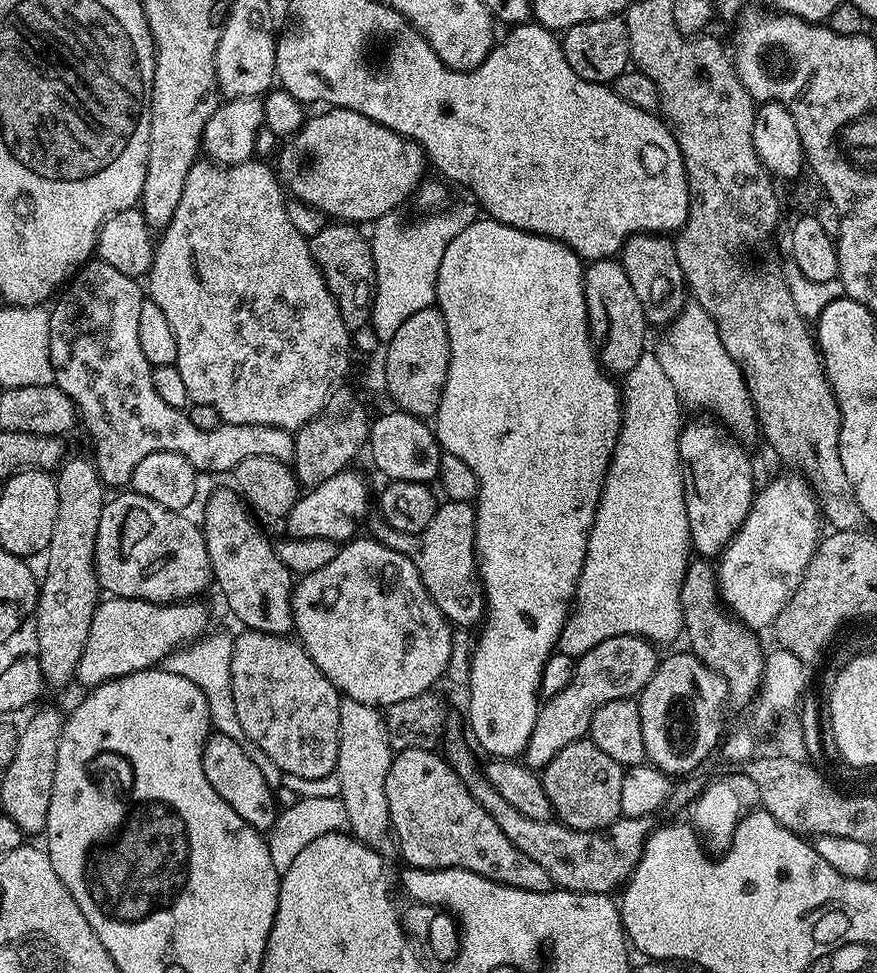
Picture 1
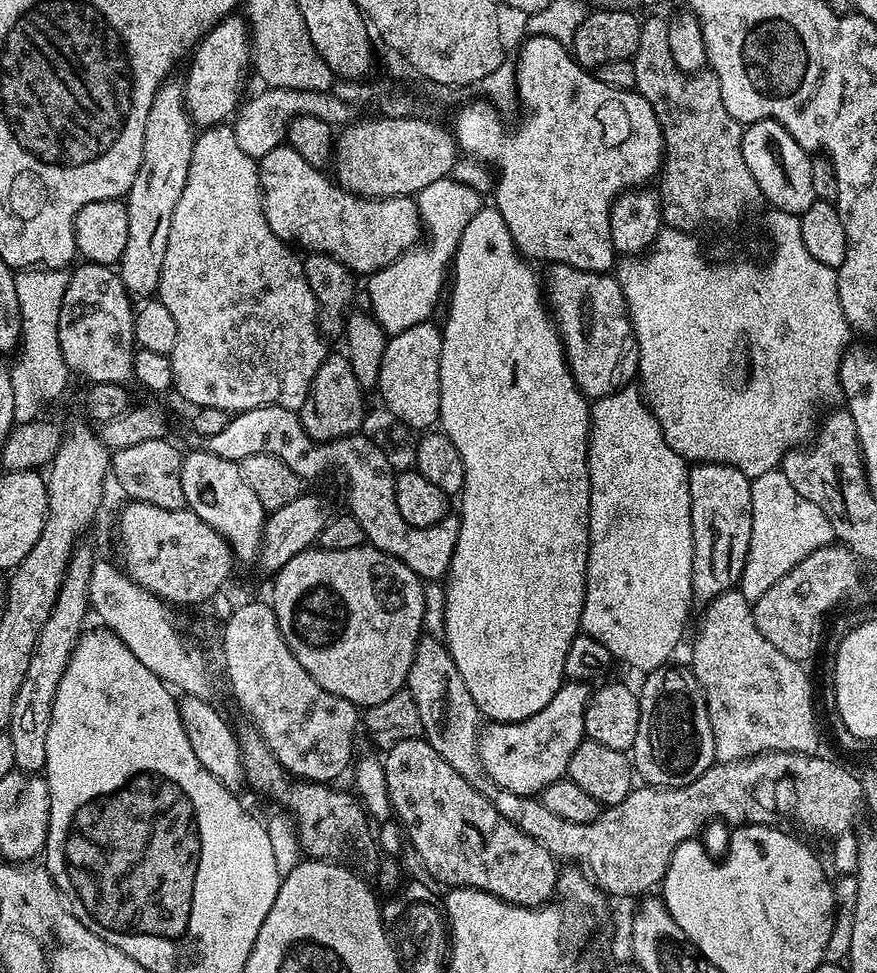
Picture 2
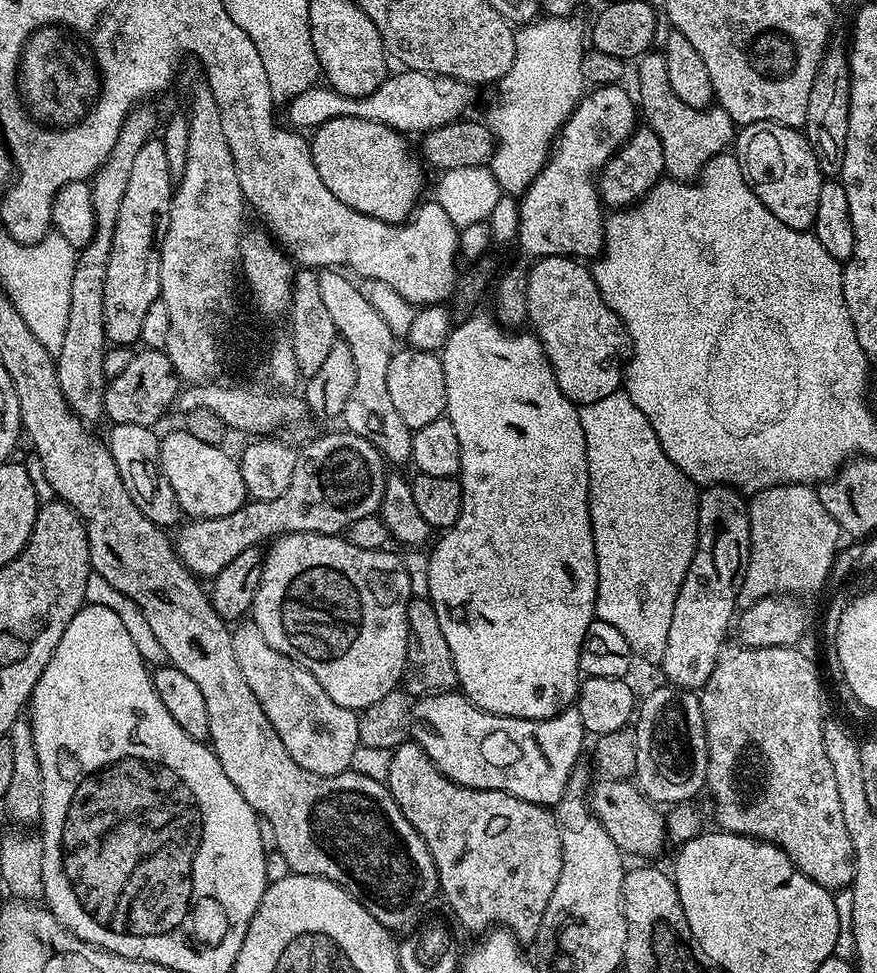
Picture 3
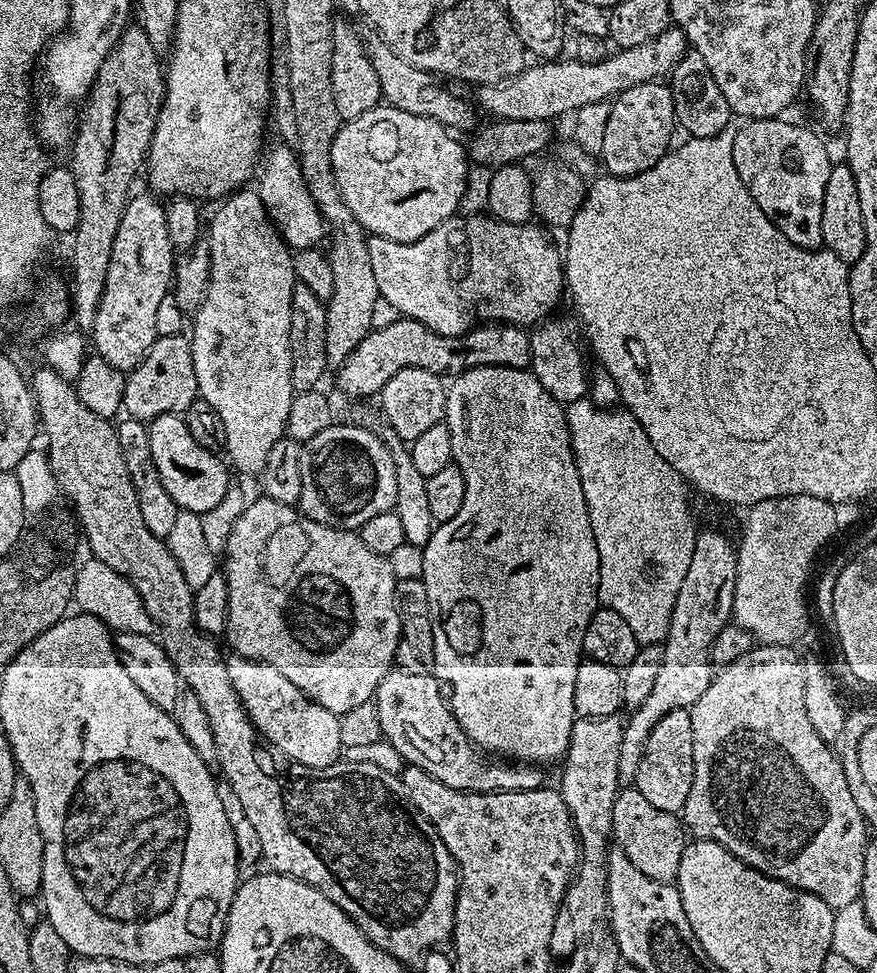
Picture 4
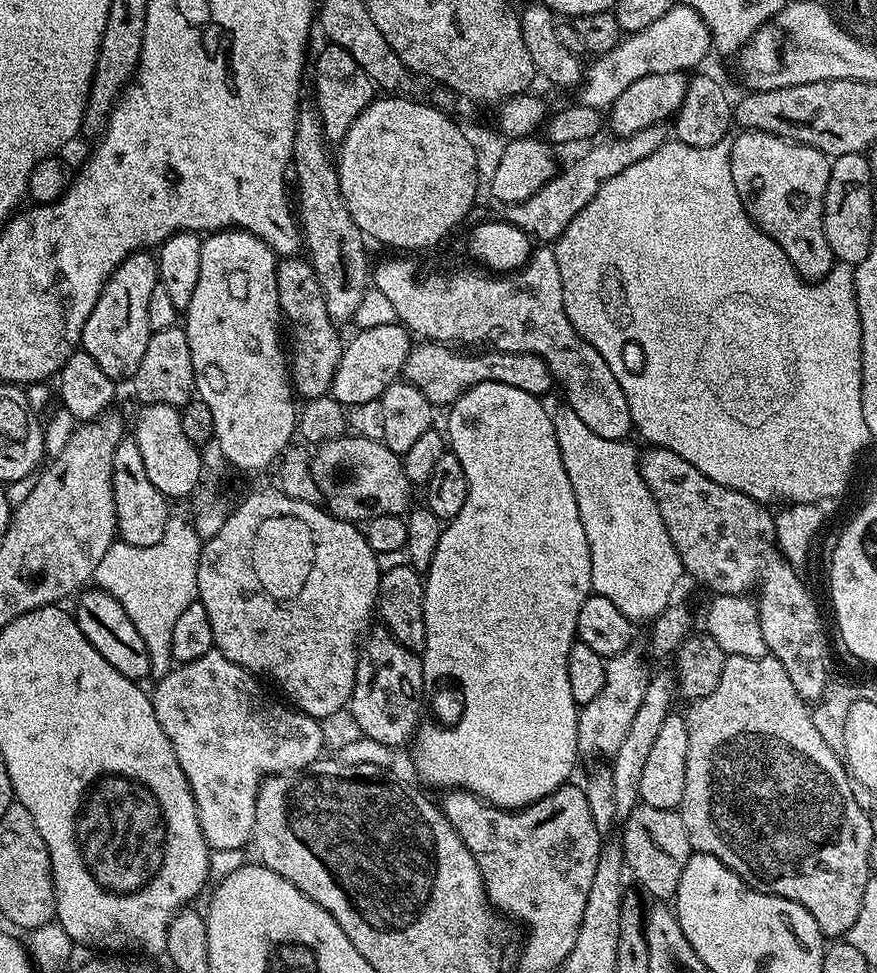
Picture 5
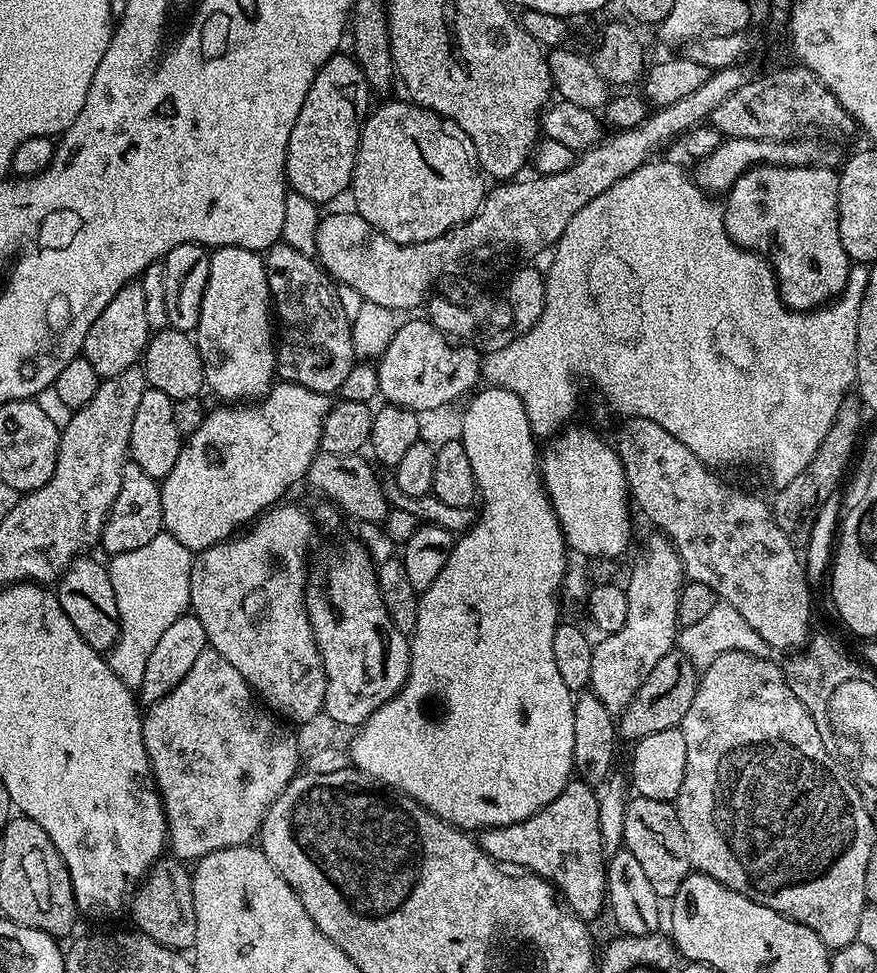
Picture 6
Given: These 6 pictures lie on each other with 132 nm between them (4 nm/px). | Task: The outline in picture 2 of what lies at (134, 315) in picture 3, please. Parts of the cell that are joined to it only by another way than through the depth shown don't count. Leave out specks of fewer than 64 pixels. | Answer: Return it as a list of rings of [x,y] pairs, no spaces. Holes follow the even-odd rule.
[[[165,82],[154,94],[150,114],[146,114],[142,166],[138,166],[134,186],[130,186],[126,197],[130,234],[126,237],[126,250],[118,271],[129,296],[133,298],[148,298],[156,292],[166,242],[170,238],[170,218],[174,218],[174,206],[178,206],[178,198],[182,198],[182,190],[186,187],[190,154],[198,135],[184,105],[184,85],[172,83]]]

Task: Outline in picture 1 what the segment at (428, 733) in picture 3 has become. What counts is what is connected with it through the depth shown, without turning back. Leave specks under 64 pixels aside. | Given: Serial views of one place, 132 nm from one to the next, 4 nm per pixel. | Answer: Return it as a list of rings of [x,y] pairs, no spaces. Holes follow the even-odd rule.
[[[622,634],[598,642],[594,650],[586,650],[575,661],[570,682],[558,694],[547,697],[536,713],[534,730],[530,742],[525,746],[522,756],[529,768],[542,770],[570,742],[585,739],[594,714],[606,702],[627,700],[639,697],[641,690],[650,682],[658,663],[657,645],[641,636]]]

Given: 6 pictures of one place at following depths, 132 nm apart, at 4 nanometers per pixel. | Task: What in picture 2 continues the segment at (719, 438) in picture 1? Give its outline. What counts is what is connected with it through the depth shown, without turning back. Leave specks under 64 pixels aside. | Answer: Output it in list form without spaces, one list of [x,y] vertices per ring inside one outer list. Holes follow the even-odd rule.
[[[696,464],[688,469],[690,482],[690,518],[694,538],[694,558],[692,559],[692,598],[707,606],[711,600],[724,592],[731,592],[739,585],[740,575],[748,561],[750,530],[752,529],[752,480],[729,464]]]

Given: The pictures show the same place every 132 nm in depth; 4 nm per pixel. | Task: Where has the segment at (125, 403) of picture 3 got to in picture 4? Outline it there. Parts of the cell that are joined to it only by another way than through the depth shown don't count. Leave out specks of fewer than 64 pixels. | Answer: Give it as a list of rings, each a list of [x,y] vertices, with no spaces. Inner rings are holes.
[[[187,335],[157,336],[142,362],[127,373],[123,411],[131,419],[150,422],[162,414],[182,414],[198,399],[192,341]]]

